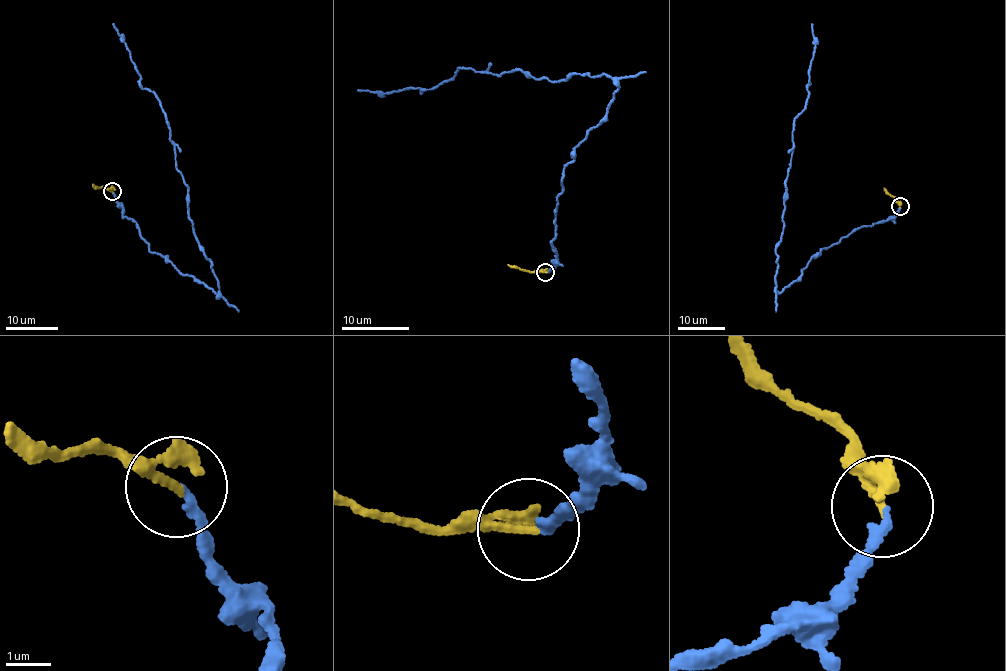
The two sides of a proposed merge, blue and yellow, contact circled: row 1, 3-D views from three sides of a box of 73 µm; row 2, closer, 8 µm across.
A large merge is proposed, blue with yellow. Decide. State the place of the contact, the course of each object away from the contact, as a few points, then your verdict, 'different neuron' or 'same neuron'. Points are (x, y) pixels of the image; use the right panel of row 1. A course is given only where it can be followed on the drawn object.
(900, 206) | blue via (900, 206), (821, 250), (797, 280), (776, 290), (794, 121), (807, 102), (815, 47), (812, 23) | yellow via (900, 206), (884, 188) | different neuron

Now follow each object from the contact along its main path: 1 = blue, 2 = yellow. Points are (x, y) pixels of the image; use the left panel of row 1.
1: (112, 191), (151, 252), (219, 294), (188, 218), (167, 119), (112, 23)
2: (112, 191), (92, 184)

